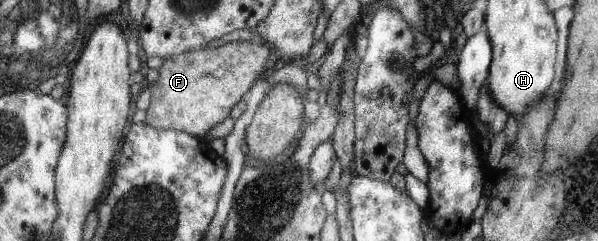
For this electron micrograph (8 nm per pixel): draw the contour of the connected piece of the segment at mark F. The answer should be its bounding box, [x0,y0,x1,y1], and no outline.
[143,36,269,138]

